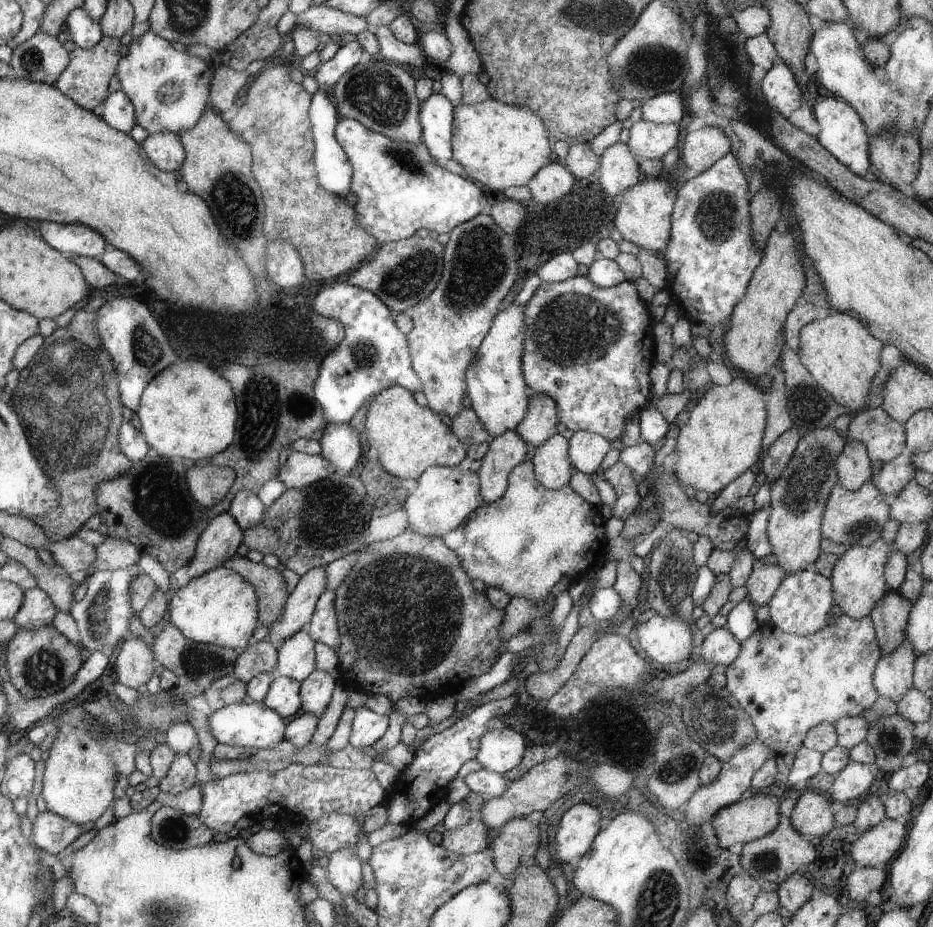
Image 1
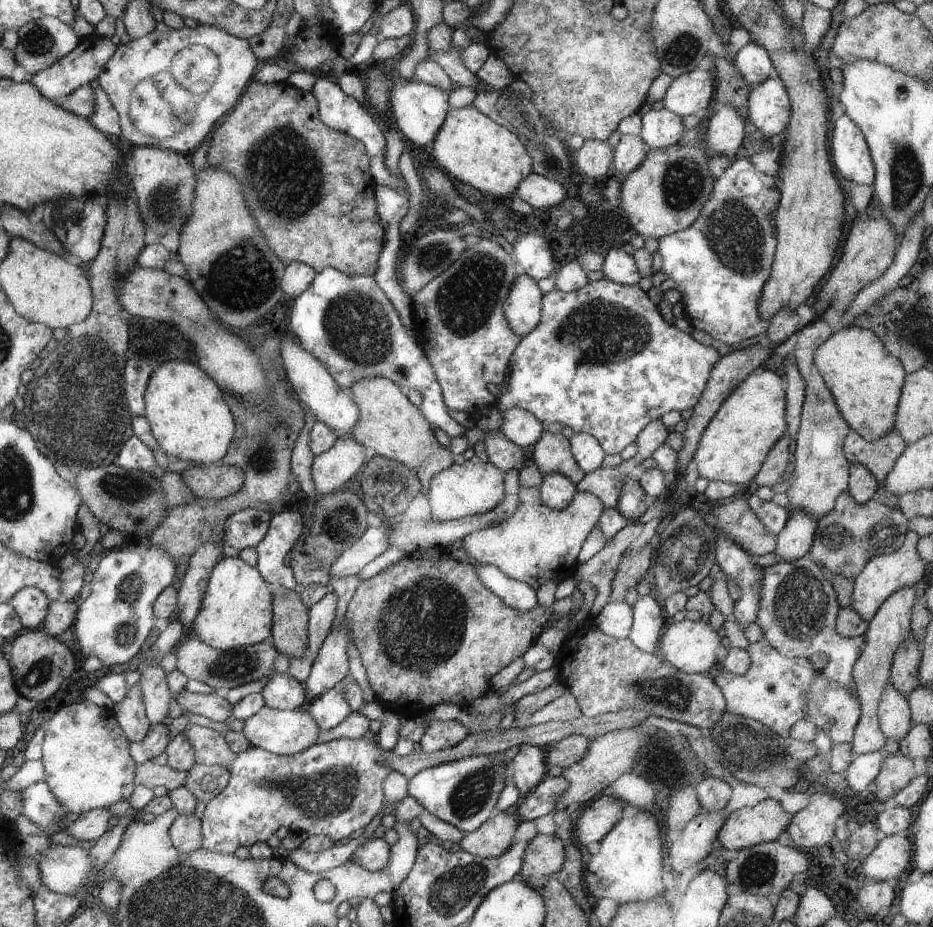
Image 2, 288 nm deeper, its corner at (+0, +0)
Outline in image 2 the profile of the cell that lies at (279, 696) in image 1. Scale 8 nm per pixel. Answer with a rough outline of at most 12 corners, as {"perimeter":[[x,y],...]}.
{"perimeter":[[273,674],[259,692],[267,708],[307,706],[305,686],[289,674]]}

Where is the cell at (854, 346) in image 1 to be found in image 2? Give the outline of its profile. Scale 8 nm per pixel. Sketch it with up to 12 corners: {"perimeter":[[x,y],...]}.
{"perimeter":[[839,328],[813,362],[851,430],[891,434],[907,372]]}

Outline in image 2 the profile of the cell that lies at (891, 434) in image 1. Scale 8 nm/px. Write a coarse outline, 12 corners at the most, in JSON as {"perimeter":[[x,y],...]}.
{"perimeter":[[849,430],[847,462],[885,480],[907,444],[895,430],[873,444]]}

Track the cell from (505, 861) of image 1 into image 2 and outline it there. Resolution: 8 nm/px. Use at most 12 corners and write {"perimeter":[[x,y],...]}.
{"perimeter":[[535,836],[519,880],[537,892],[563,866],[557,836]]}

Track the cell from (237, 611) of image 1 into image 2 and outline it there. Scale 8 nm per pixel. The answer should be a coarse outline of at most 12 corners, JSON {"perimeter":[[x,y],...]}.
{"perimeter":[[239,558],[209,576],[191,634],[229,652],[273,626],[267,580]]}

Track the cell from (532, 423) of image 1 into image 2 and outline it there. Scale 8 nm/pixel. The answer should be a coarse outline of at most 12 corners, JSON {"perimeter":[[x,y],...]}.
{"perimeter":[[545,432],[527,452],[541,476],[563,474],[575,486],[585,478],[569,440]]}

